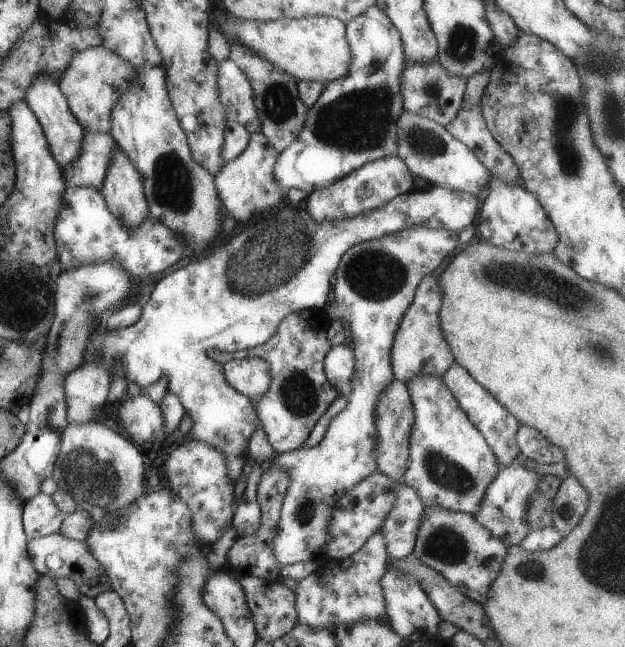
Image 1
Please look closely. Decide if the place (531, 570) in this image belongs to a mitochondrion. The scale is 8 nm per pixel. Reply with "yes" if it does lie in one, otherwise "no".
yes

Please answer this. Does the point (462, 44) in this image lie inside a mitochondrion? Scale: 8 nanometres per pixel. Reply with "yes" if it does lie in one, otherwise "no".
yes

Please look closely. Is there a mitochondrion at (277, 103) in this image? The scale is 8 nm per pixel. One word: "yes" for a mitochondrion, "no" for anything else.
yes

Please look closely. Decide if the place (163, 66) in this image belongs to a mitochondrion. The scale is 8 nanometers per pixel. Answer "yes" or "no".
no

